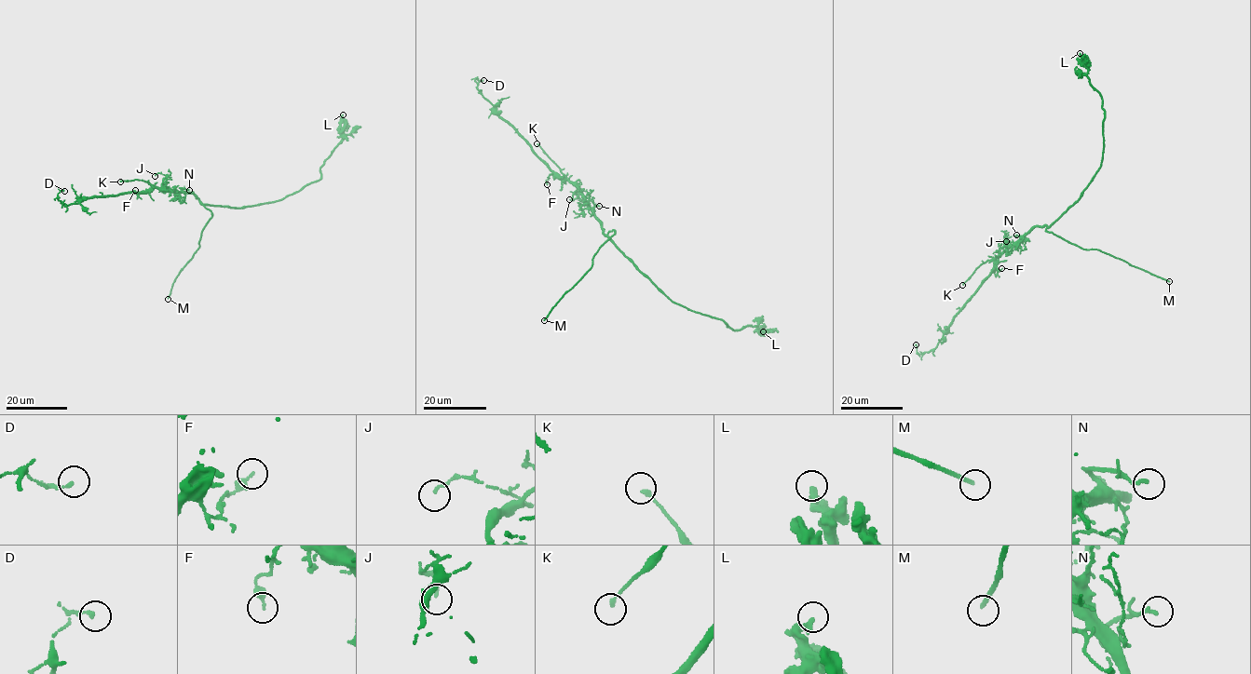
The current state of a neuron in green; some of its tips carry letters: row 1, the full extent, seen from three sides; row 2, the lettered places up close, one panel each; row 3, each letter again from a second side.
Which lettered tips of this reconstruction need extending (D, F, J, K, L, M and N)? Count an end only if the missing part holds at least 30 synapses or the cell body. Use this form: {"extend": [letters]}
{"extend": ["M"]}

